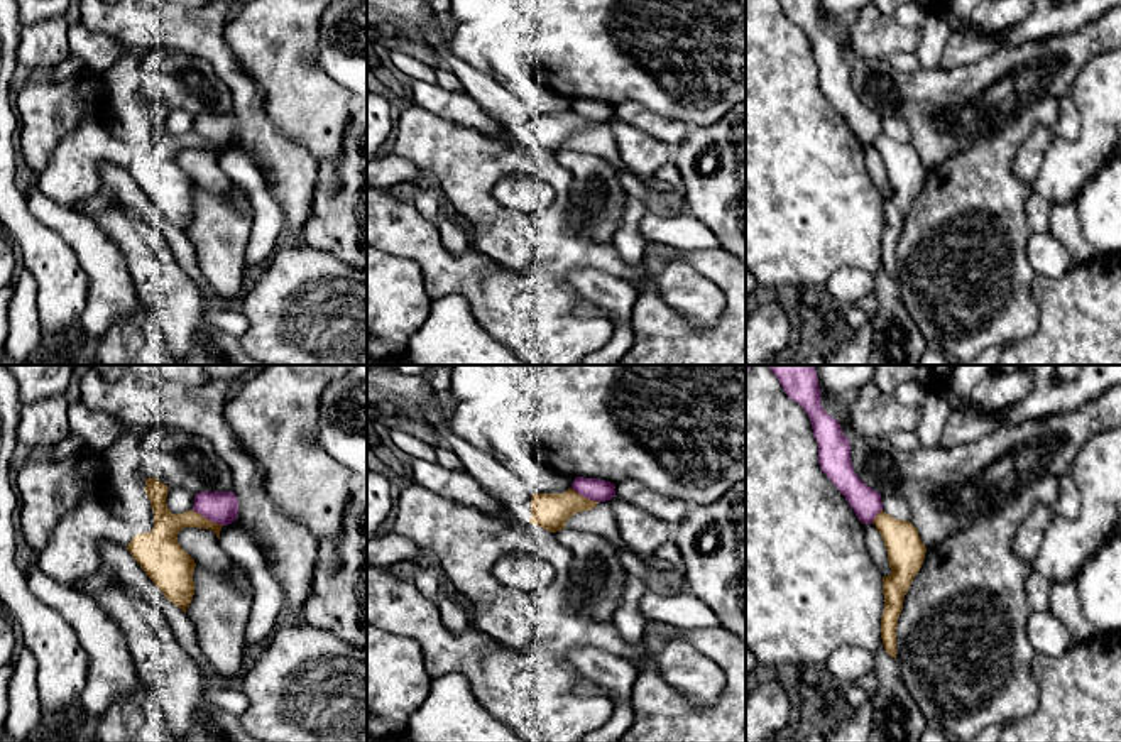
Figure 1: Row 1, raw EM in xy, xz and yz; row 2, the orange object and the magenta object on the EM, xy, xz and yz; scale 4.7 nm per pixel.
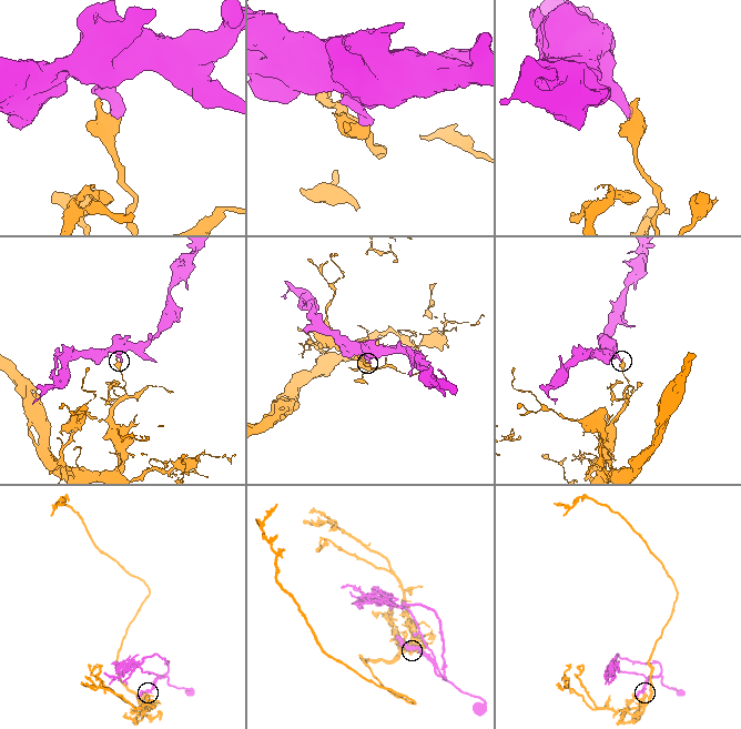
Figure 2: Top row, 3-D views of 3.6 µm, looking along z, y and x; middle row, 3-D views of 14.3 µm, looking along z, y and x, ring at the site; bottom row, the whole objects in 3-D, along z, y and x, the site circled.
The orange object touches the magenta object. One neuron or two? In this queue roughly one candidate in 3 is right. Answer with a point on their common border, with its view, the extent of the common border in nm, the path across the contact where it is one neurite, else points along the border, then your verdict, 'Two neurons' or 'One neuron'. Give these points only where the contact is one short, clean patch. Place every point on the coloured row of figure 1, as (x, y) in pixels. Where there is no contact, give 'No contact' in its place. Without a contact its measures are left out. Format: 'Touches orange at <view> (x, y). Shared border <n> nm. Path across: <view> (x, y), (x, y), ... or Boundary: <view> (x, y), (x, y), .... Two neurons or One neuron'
Touches orange at xy (207, 519). Shared border 170 nm. Boundary: xy (193, 509), (222, 526). Two neurons

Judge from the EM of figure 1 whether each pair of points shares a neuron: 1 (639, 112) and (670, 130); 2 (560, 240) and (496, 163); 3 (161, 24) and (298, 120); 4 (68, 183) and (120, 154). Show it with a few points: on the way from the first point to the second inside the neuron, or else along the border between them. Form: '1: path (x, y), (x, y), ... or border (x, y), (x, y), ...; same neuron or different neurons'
1: path (646, 119), (663, 129); same neuron
2: path (533, 229), (503, 217), (486, 200), (486, 190); same neuron
3: border (242, 66), (262, 90), (264, 112), (281, 136); different neurons
4: path (82, 169), (97, 152), (107, 152); same neuron

